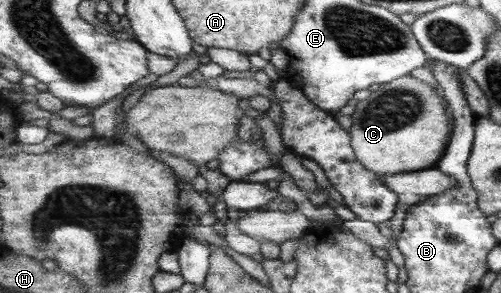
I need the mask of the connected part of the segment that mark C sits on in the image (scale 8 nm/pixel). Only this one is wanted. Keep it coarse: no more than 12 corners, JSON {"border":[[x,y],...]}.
{"border":[[407,75],[352,114],[353,146],[377,175],[435,169],[447,100]]}

